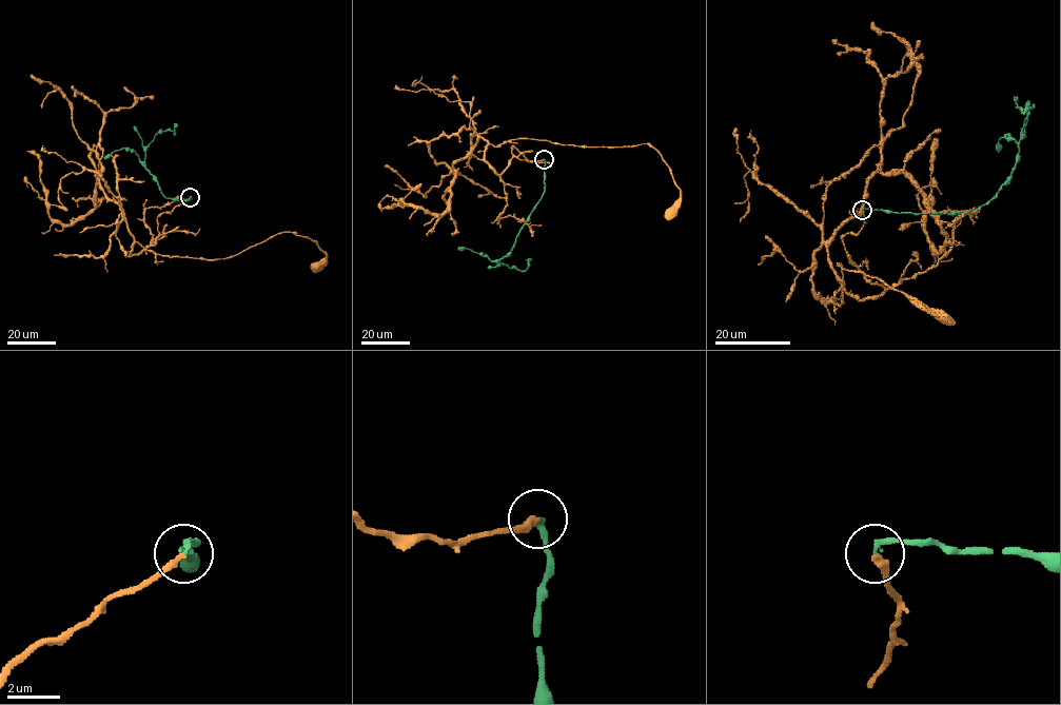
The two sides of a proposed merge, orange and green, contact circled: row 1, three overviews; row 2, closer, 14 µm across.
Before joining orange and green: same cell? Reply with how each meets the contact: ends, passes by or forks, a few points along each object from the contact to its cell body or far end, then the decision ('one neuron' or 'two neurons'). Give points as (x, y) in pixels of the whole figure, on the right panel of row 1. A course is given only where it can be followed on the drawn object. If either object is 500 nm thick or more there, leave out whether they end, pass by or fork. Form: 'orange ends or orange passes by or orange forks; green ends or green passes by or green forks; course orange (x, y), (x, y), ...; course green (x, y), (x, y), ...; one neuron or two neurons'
orange ends; green ends; course orange (862, 210), (842, 240), (884, 290), (856, 299), (839, 278), (830, 301), (839, 262), (941, 317); course green (862, 210), (958, 214), (985, 204), (1010, 175), (1018, 161), (1020, 133), (1033, 106), (1021, 109), (1015, 96); two neurons

